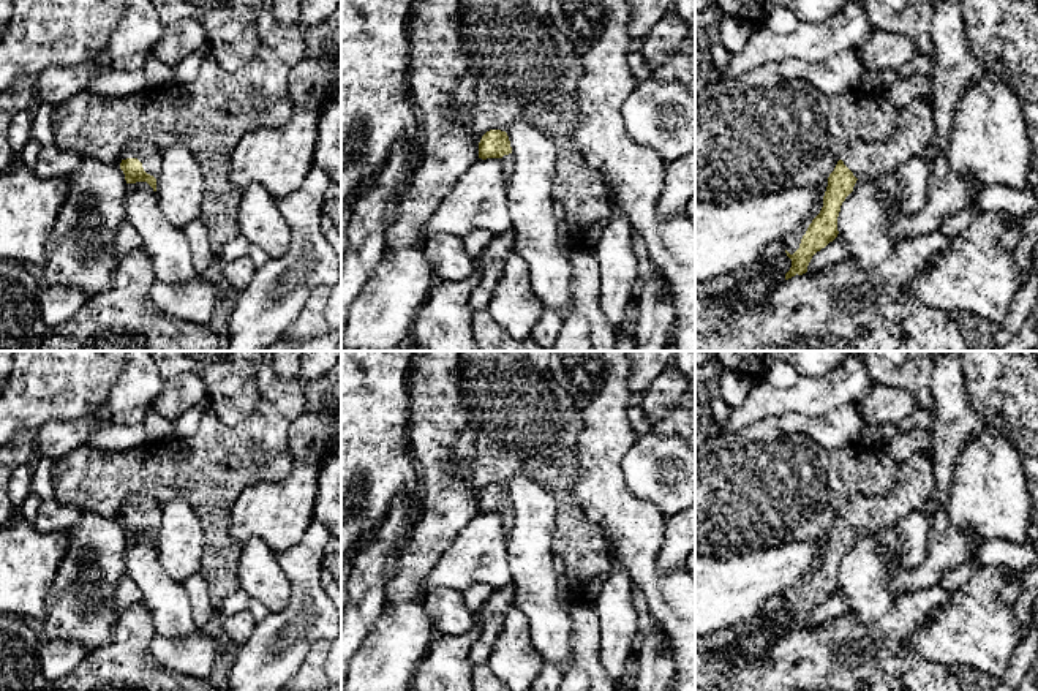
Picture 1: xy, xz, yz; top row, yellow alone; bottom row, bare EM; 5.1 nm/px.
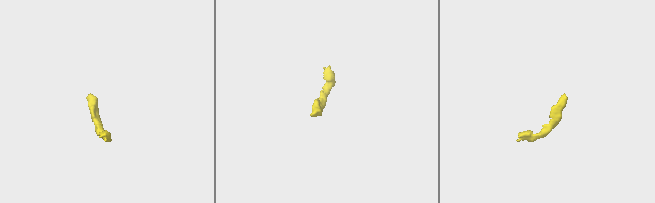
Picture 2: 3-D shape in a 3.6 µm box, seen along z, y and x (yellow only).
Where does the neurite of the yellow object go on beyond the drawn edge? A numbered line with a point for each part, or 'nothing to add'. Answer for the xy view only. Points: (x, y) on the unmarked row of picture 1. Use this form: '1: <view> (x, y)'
1: xy (146, 506)

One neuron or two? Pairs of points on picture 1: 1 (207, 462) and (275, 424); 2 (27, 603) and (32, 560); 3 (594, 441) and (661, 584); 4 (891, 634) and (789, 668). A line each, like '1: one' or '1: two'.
1: one
2: one
3: one
4: one

